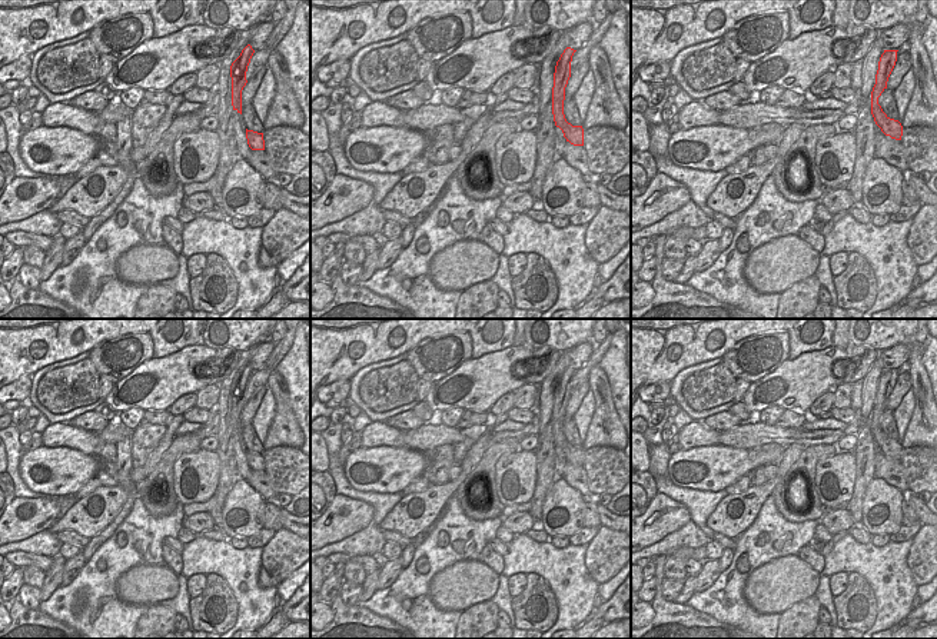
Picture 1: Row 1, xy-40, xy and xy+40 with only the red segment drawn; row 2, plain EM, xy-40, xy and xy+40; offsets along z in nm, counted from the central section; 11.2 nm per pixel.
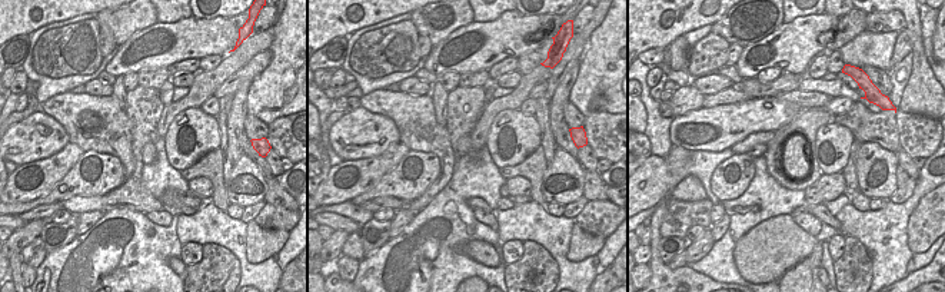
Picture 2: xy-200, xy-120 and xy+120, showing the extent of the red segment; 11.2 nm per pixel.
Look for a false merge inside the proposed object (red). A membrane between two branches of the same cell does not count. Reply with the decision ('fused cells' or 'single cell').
fused cells

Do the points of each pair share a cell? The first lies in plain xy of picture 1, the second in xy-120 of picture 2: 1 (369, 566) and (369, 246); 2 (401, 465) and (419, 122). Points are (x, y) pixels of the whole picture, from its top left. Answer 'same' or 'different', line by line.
1: different
2: different

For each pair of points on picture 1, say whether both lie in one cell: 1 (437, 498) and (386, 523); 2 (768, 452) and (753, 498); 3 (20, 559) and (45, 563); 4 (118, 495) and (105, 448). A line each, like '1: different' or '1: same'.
1: same
2: different
3: same
4: different

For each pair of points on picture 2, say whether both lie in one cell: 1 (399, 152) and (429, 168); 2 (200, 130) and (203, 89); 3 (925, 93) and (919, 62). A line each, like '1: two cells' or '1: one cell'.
1: two cells
2: two cells
3: one cell

